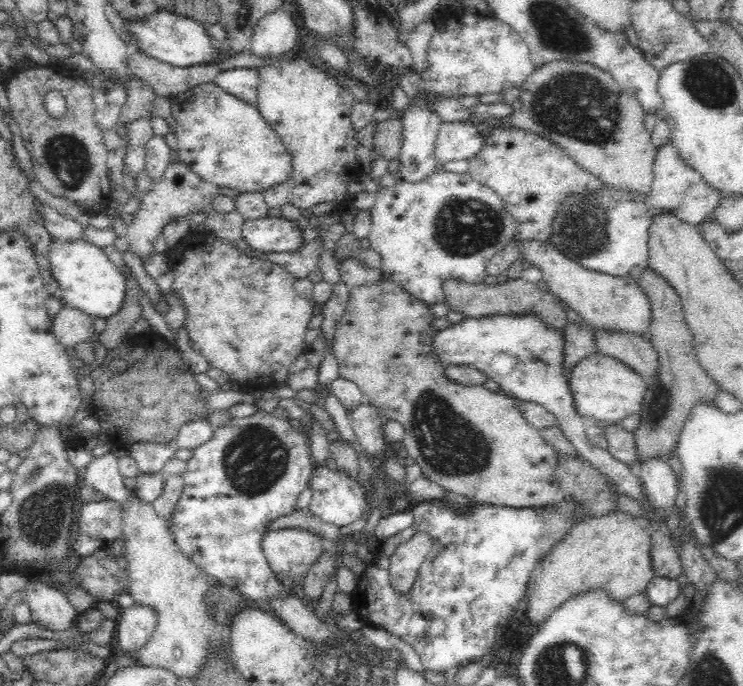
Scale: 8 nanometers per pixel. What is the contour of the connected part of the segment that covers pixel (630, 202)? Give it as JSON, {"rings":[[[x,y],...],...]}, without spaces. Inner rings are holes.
{"rings":[[[666,140],[656,148],[653,183],[645,197],[608,186],[591,193],[572,193],[556,213],[551,242],[584,268],[623,277],[634,266],[647,261],[647,230],[654,216],[676,215],[684,222],[696,225],[711,216],[722,199],[720,191],[712,188],[689,162],[680,158],[676,148]]]}

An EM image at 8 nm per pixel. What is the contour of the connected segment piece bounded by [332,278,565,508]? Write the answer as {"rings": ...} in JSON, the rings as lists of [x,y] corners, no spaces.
{"rings":[[[384,278],[379,283],[373,285],[360,285],[351,289],[348,306],[344,316],[340,318],[336,326],[336,338],[334,338],[334,354],[338,359],[340,366],[340,377],[349,382],[356,383],[361,390],[363,400],[366,403],[374,405],[374,408],[380,412],[385,420],[394,420],[404,428],[404,437],[400,445],[408,451],[408,462],[415,463],[421,468],[422,475],[428,480],[435,482],[451,490],[454,494],[466,496],[472,503],[483,503],[486,505],[502,505],[512,508],[538,508],[538,506],[552,506],[565,498],[561,492],[559,480],[555,477],[557,464],[561,461],[558,454],[552,446],[549,446],[543,438],[543,432],[532,426],[523,416],[518,407],[518,399],[510,395],[497,394],[496,391],[490,391],[482,385],[461,385],[451,382],[444,377],[445,366],[441,366],[434,357],[433,337],[436,334],[436,328],[430,326],[430,322],[435,318],[430,313],[429,306],[424,302],[412,297],[404,288],[400,287],[394,281],[388,281]]]}

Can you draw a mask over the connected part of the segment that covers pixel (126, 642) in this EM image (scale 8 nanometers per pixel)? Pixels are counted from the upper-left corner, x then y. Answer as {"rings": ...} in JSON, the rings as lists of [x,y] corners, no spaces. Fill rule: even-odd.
{"rings":[[[136,604],[119,611],[119,621],[115,626],[117,651],[133,656],[150,640],[156,626],[156,611]]]}

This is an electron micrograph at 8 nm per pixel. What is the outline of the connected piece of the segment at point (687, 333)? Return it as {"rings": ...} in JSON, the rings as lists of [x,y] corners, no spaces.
{"rings":[[[645,268],[638,279],[639,287],[648,296],[652,308],[649,332],[651,344],[658,354],[658,373],[646,379],[638,428],[633,431],[636,444],[637,466],[648,459],[662,457],[668,461],[674,455],[684,423],[692,409],[700,403],[711,405],[721,390],[716,380],[702,369],[696,355],[694,335],[685,320],[681,298],[664,277]]]}

